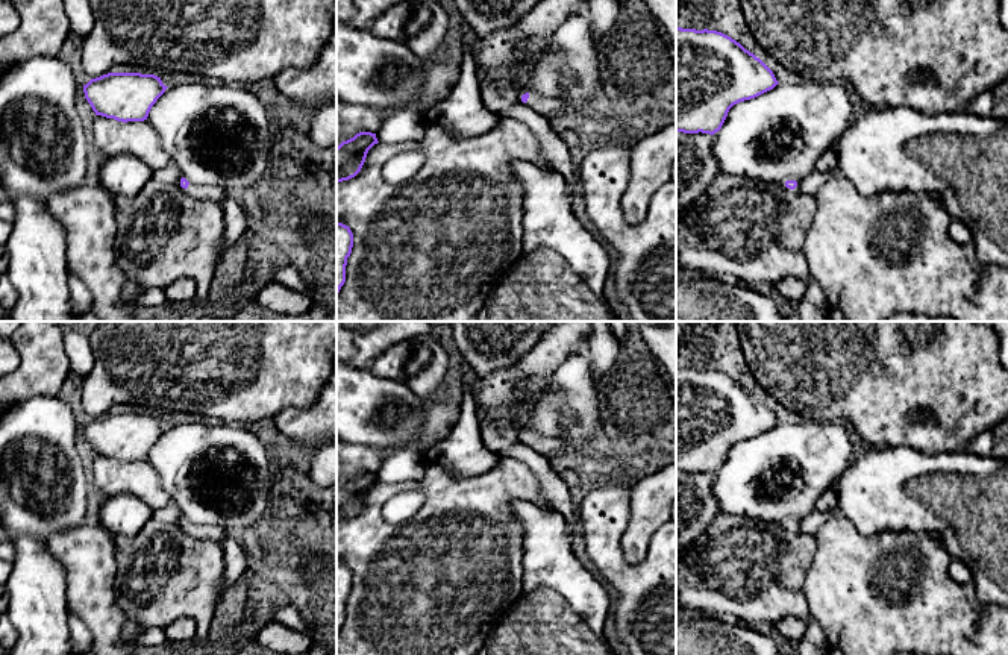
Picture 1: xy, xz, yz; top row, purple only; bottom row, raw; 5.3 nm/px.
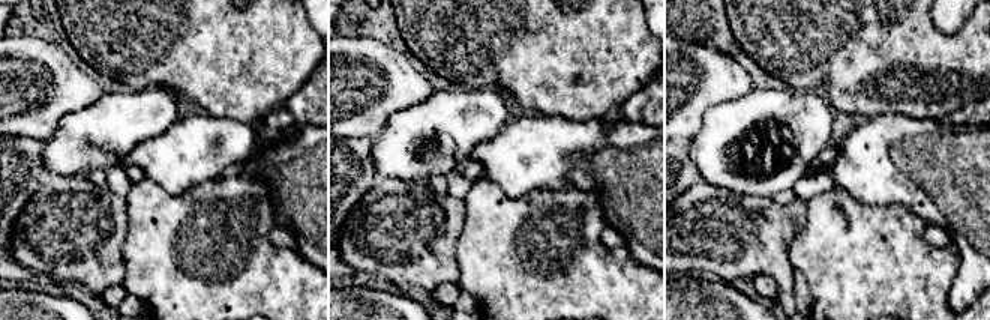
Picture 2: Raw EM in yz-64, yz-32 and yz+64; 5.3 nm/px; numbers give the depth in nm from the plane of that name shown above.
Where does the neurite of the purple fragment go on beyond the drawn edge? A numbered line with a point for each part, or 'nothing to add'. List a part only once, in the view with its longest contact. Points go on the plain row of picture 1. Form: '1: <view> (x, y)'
1: xz (549, 448)

